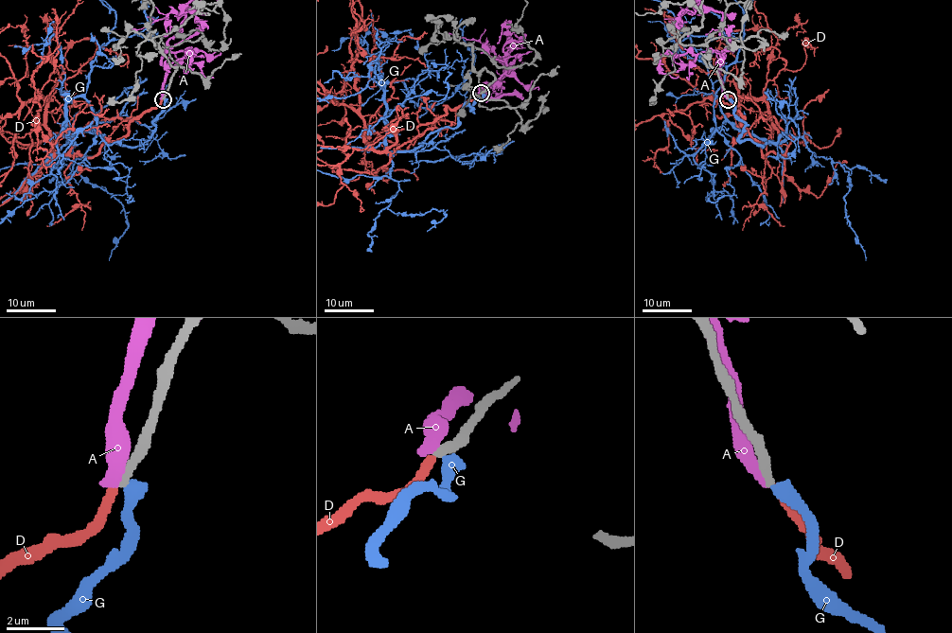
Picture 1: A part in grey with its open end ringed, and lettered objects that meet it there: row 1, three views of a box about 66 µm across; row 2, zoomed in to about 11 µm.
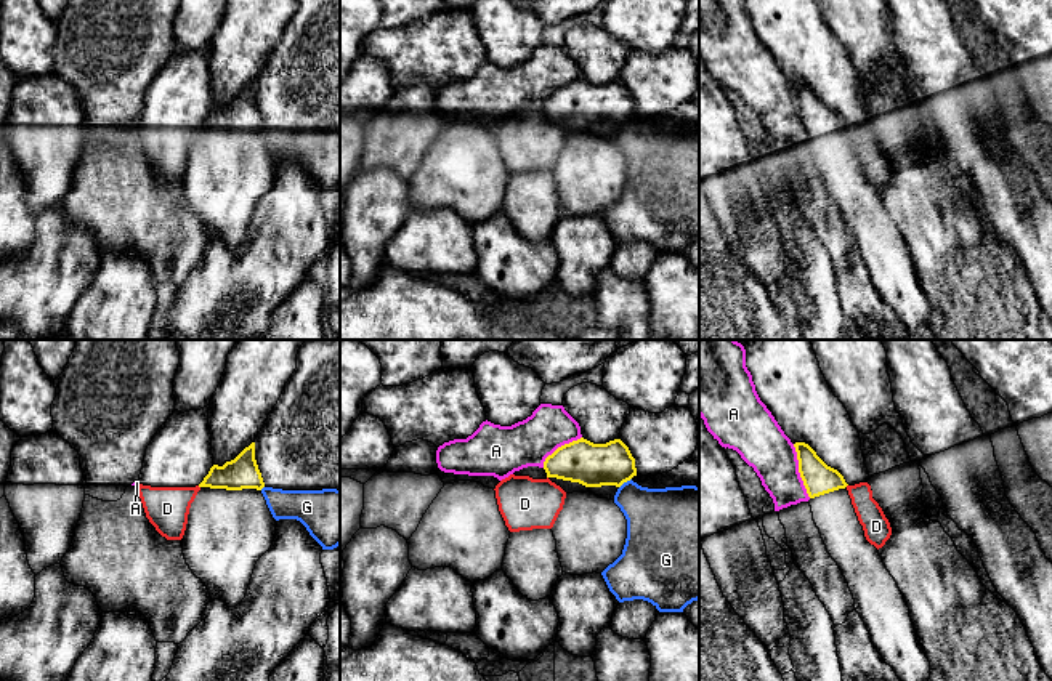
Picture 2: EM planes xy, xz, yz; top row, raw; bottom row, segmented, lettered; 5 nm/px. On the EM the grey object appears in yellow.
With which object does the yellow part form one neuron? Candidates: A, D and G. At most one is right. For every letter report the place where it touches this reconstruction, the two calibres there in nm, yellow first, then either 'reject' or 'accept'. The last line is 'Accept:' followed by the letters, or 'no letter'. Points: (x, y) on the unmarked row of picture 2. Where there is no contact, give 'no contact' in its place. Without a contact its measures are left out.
A: contact yz (799, 112); calibres 160 and 240 nm; reject
D: no contact; reject
G: contact xz (624, 122); calibres 220 and 300 nm; reject
Accept: no letter

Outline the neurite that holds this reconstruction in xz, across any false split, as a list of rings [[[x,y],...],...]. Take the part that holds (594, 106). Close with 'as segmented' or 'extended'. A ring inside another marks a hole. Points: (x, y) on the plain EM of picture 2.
[[[581,79],[548,96],[544,111],[566,135],[590,133],[608,141],[637,117],[635,99],[621,80],[593,85]]]; extended

